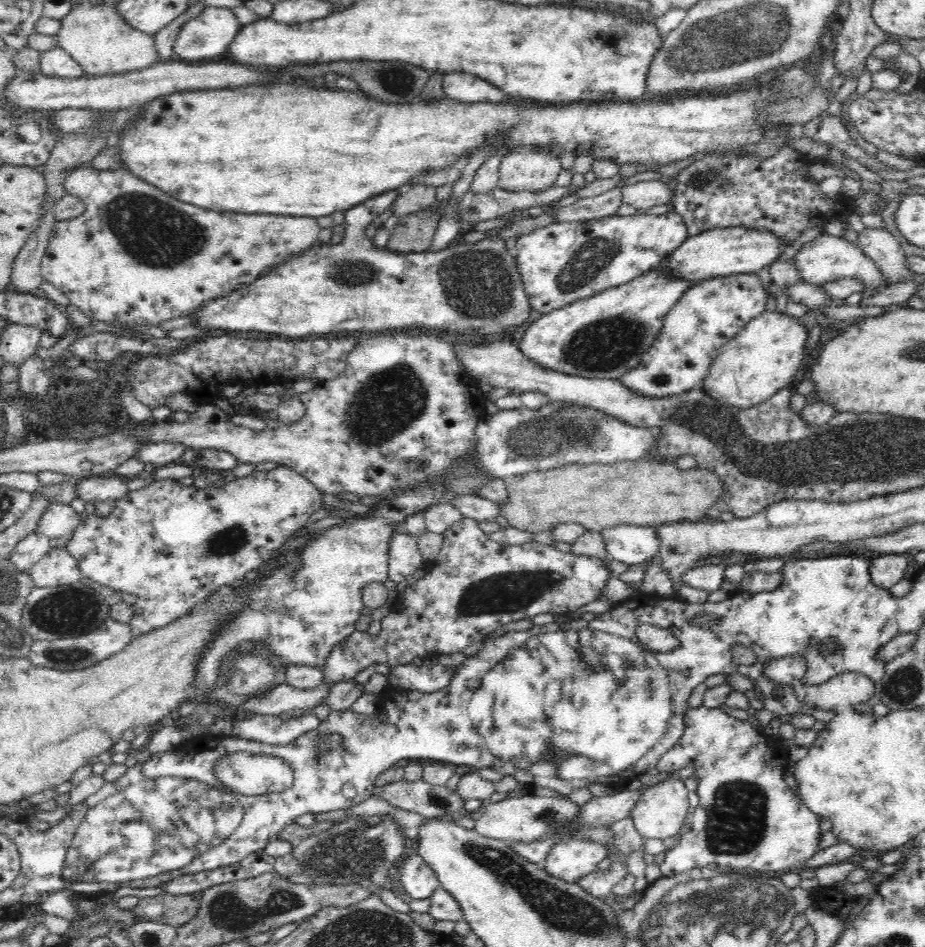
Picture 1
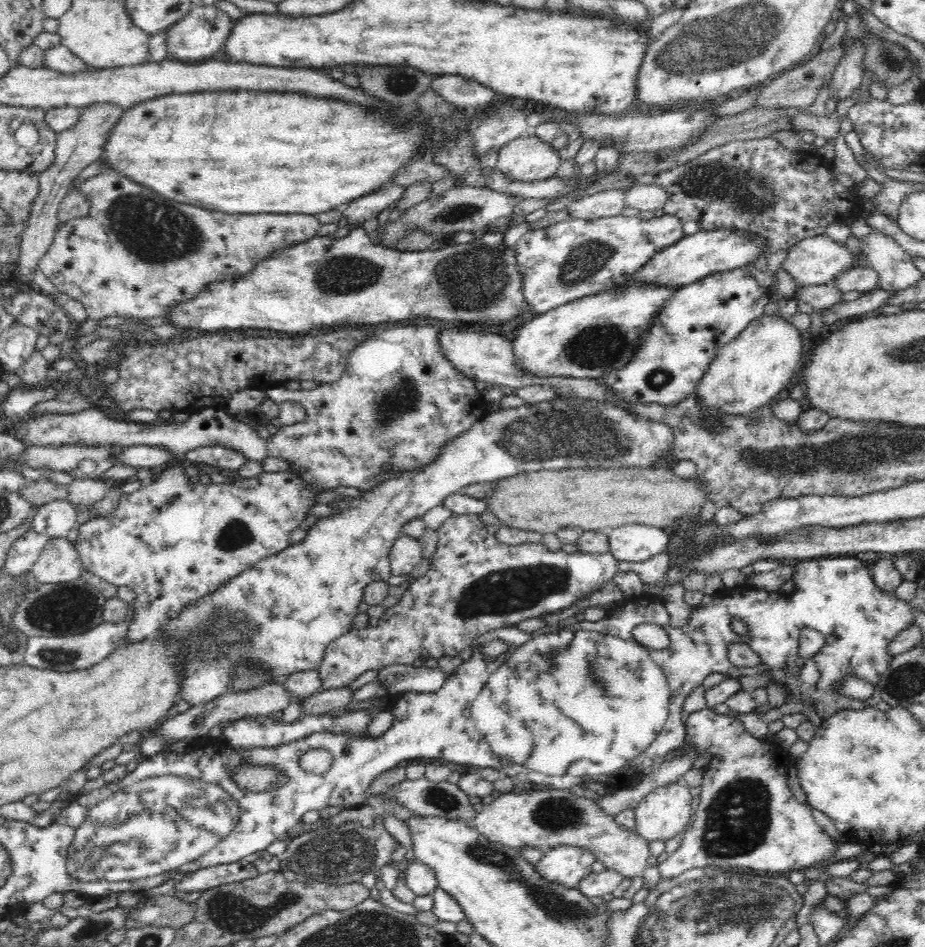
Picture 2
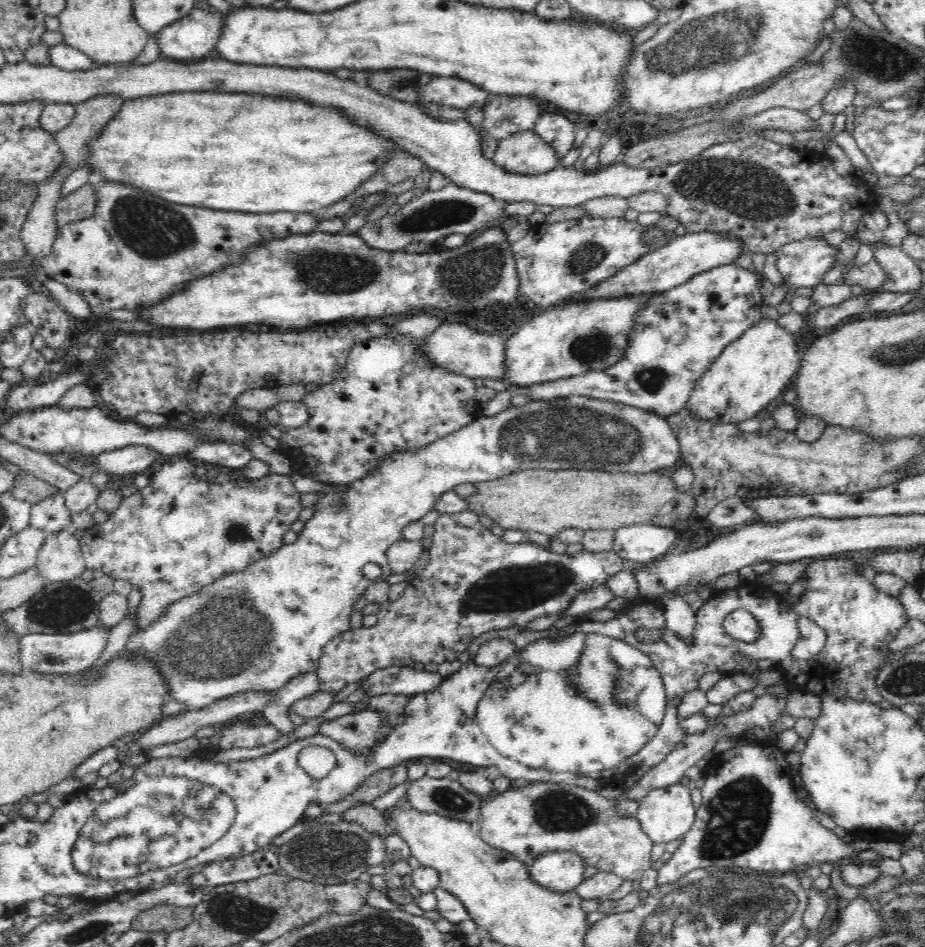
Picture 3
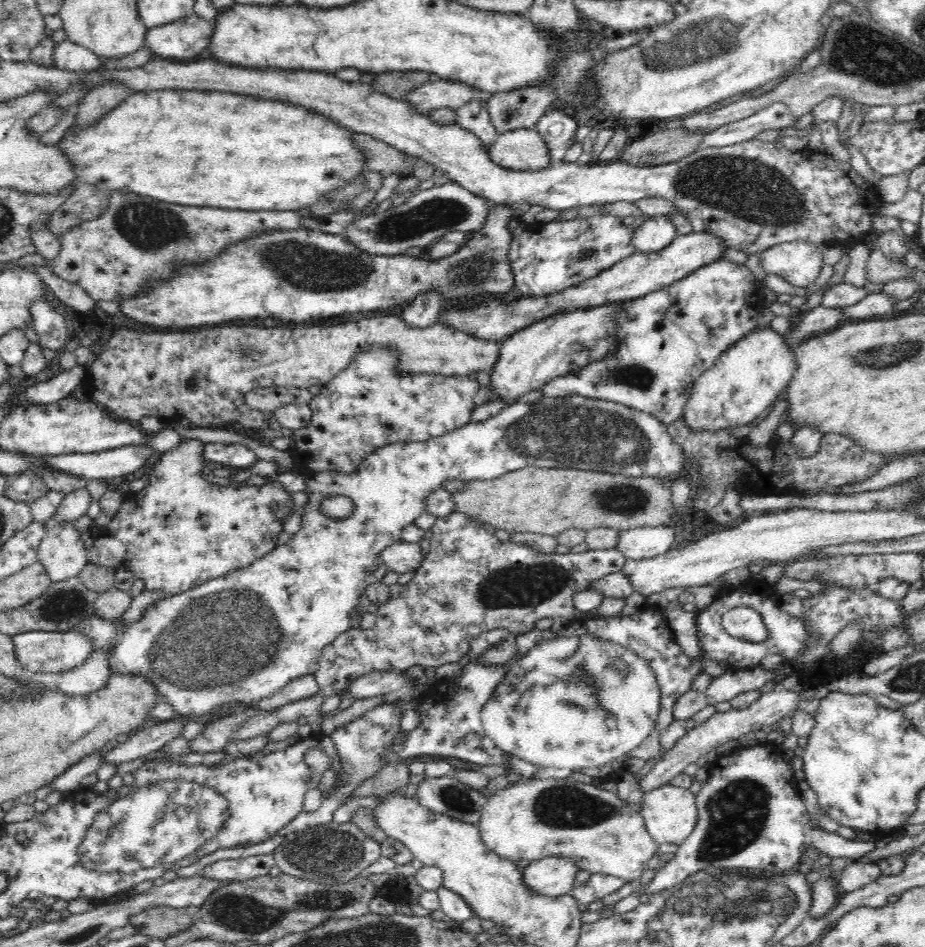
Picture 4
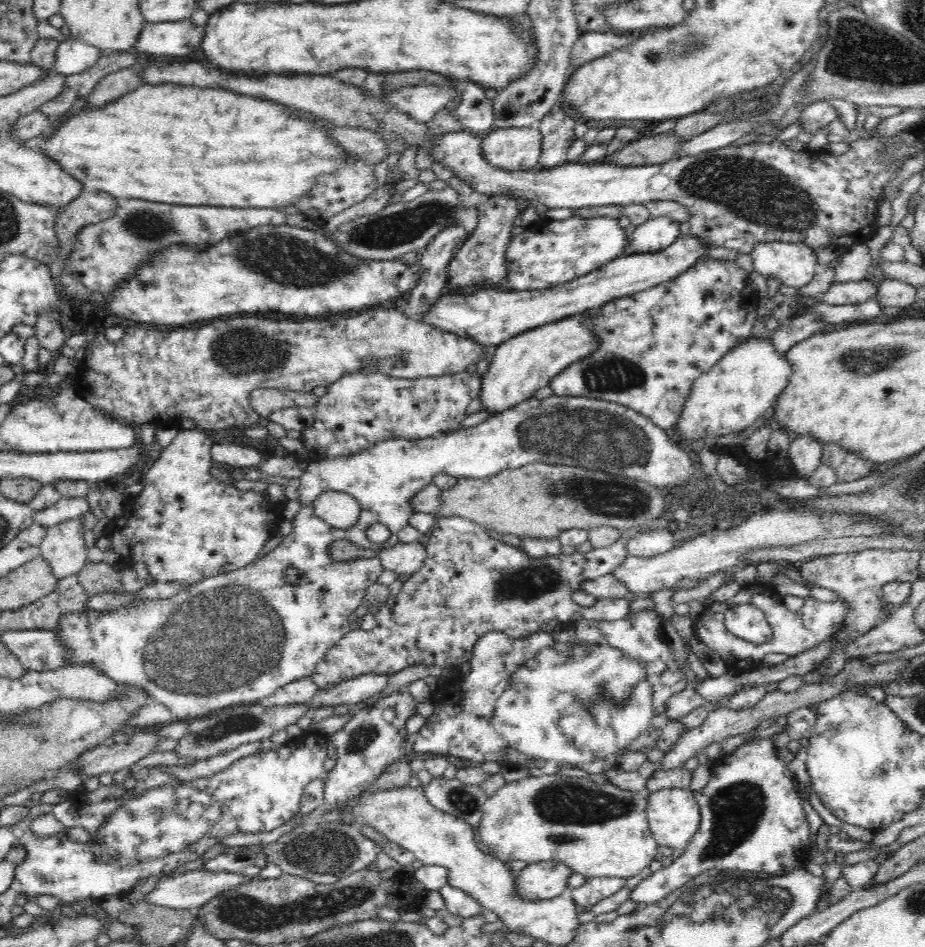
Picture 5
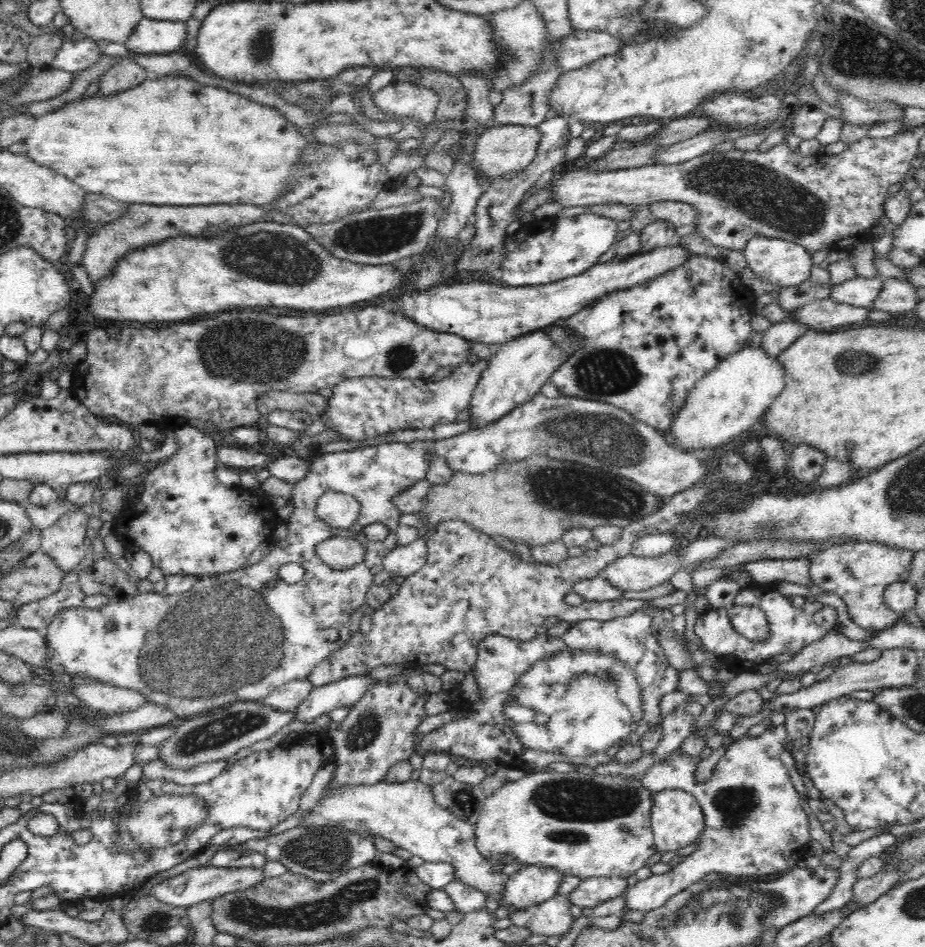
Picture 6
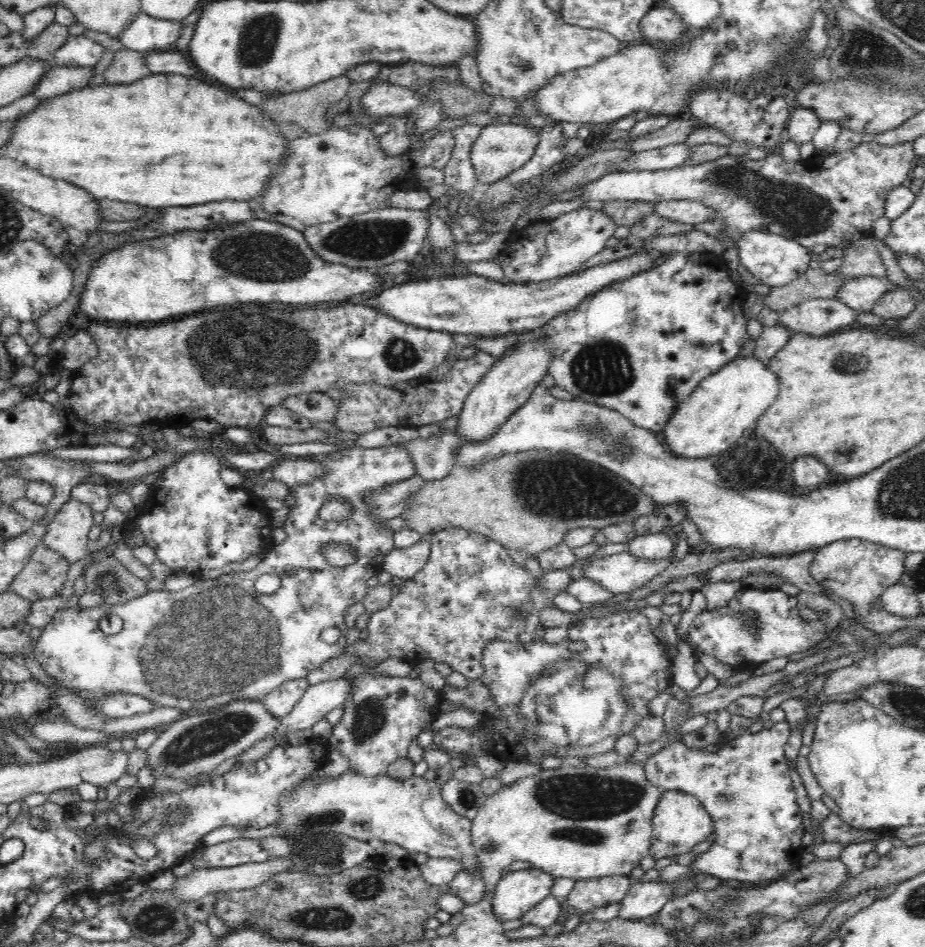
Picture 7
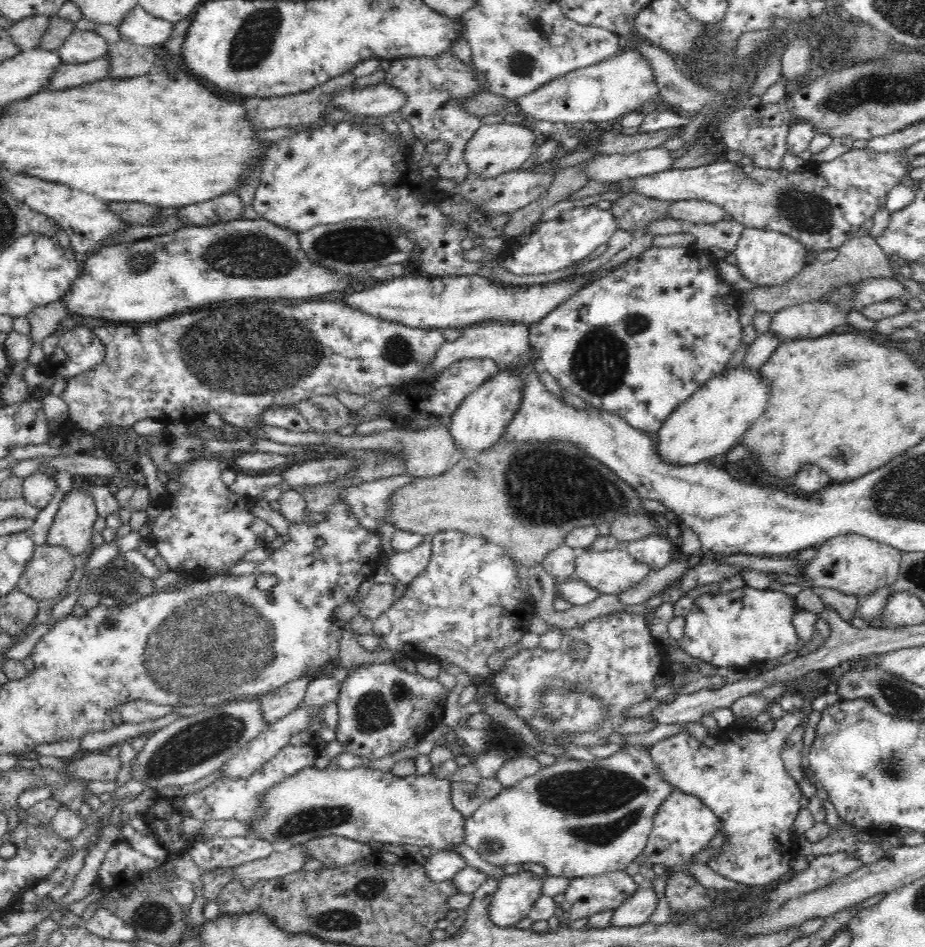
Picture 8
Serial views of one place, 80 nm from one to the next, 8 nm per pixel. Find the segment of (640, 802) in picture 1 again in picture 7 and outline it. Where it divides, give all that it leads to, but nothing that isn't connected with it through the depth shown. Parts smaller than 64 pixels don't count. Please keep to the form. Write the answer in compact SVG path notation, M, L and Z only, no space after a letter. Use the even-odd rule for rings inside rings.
M665 790L656 805L652 819L651 846L648 855L656 861L664 856L678 856L692 850L693 846L706 840L712 834L711 816L702 803L688 793L677 790Z

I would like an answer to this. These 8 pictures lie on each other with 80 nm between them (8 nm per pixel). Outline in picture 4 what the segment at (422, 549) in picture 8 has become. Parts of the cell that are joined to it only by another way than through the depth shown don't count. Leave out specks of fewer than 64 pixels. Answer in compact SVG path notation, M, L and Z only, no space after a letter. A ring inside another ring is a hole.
M402 540L387 546L381 558L387 571L399 574L415 572L423 562L420 544Z

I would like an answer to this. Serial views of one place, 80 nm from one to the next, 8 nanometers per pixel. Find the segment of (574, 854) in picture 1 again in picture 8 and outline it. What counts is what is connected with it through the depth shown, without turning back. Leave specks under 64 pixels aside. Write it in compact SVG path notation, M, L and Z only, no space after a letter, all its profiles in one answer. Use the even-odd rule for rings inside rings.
M530 871L504 875L499 880L498 888L488 908L489 920L496 927L508 928L527 918L536 900L539 900L540 896L543 895L542 884L544 884L544 880L544 877L540 877Z

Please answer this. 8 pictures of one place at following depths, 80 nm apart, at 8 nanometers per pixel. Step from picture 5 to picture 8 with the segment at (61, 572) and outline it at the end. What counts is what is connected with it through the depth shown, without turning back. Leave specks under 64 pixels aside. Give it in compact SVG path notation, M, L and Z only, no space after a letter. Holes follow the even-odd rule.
M90 485L74 488L65 497L47 536L48 545L63 546L75 558L79 558L91 543L92 526L99 516L94 499L88 495Z

